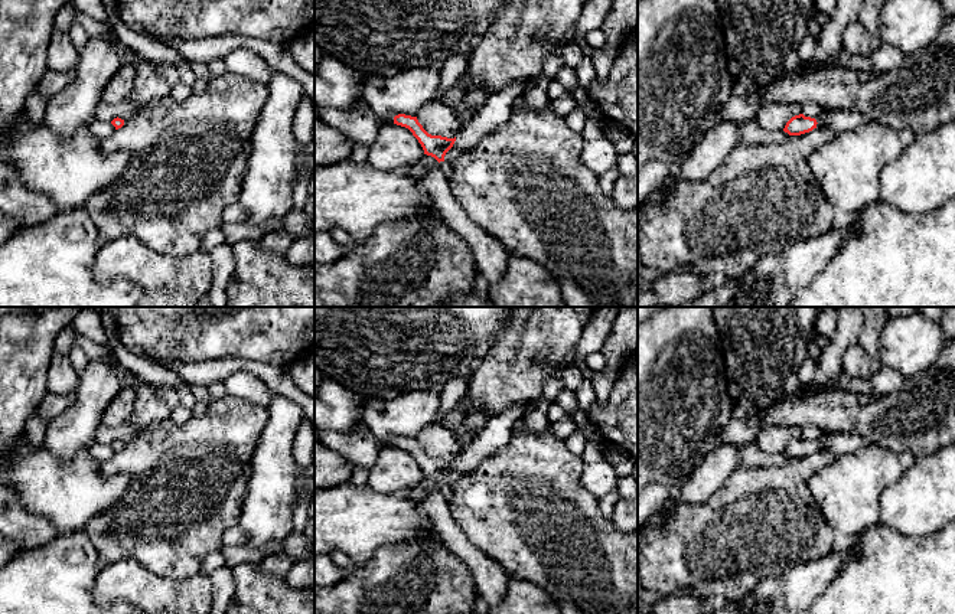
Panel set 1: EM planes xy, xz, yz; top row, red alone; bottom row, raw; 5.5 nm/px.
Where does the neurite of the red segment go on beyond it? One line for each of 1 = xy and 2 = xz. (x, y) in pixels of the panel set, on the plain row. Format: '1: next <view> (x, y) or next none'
1: next none
2: next xz (446, 490)

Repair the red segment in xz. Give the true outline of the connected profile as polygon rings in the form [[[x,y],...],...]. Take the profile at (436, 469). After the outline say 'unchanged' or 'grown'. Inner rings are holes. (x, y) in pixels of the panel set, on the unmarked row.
[[[398,437],[394,440],[394,447],[408,451],[421,467],[424,477],[434,480],[439,484],[439,491],[446,500],[450,500],[453,490],[444,483],[446,476],[453,470],[454,461],[428,457],[418,445],[417,440]]]; grown

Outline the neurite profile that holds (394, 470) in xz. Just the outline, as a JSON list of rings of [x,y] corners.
[[[397,447],[379,448],[368,471],[368,486],[379,493],[408,491],[424,480],[424,473],[413,455]]]

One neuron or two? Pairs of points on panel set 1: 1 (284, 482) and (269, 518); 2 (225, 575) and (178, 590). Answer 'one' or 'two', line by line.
1: one
2: two

